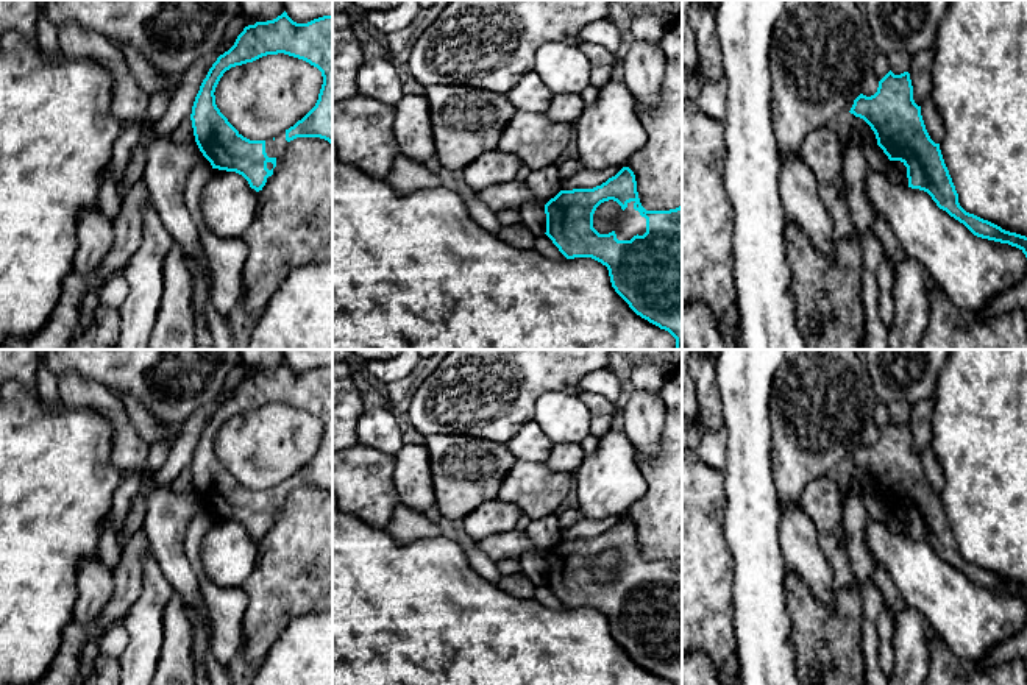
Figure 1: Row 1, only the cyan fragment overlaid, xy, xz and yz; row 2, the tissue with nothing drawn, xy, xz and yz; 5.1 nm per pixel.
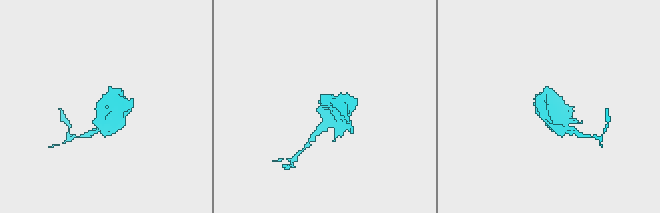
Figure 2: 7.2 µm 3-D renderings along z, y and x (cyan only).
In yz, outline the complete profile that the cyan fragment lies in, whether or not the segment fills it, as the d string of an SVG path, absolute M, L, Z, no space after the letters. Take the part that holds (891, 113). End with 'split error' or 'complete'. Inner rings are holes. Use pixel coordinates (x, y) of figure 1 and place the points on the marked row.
M891 70L879 81L871 97L860 94L849 111L863 119L876 134L877 145L890 161L901 161L907 167L908 187L927 192L936 206L963 223L974 236L1008 243L1019 248L1027 257L1027 237L1002 229L1000 226L966 212L958 203L958 193L944 164L940 144L935 144L924 125L921 106L913 100L910 73L894 75Z; complete

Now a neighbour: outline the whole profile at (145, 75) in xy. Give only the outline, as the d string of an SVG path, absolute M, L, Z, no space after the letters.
M119 47L128 61L133 75L150 97L155 91L169 91L172 95L179 83L181 76L161 78L150 62L131 47Z

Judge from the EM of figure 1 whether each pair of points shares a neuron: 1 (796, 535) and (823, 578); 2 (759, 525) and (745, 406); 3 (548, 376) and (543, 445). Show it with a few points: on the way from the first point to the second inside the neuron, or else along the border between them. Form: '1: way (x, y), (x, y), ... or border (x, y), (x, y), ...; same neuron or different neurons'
1: way (799, 546), (812, 567); same neuron
2: way (751, 495), (748, 484), (748, 436); same neuron
3: border (533, 418), (525, 422), (504, 443); different neurons

